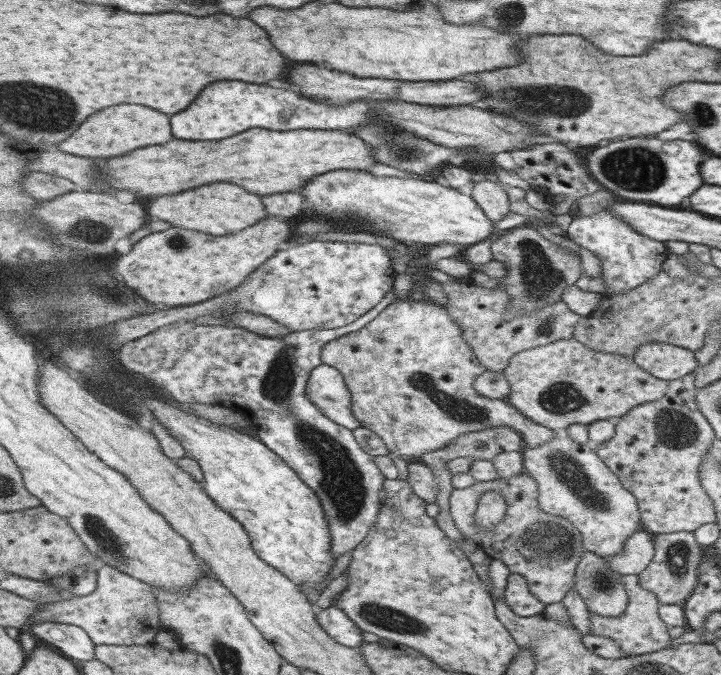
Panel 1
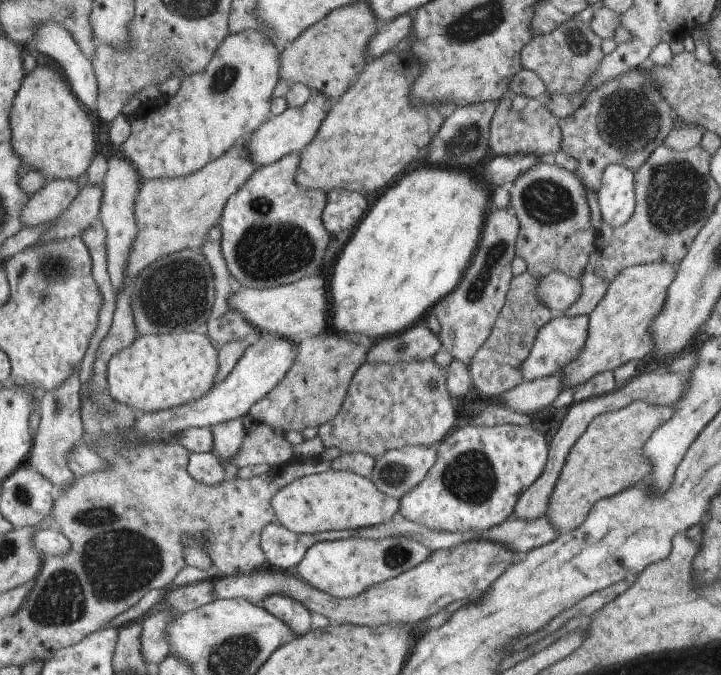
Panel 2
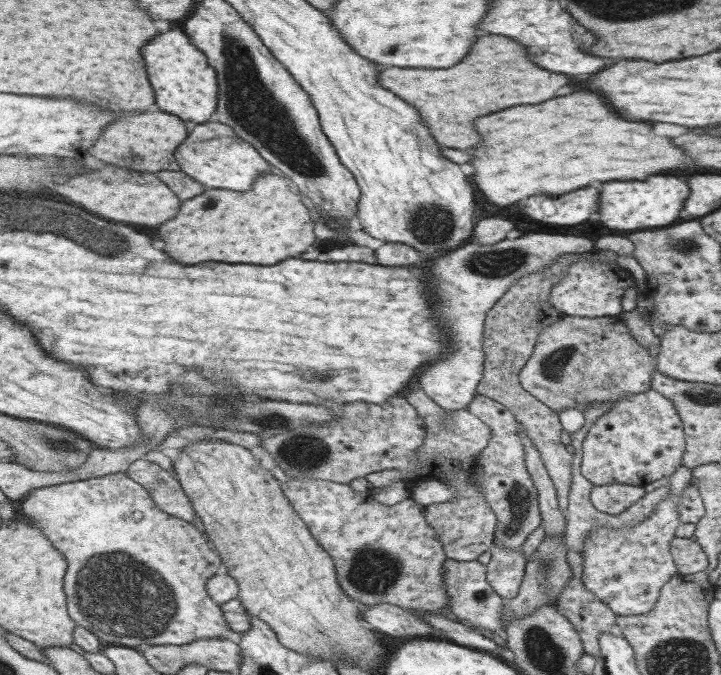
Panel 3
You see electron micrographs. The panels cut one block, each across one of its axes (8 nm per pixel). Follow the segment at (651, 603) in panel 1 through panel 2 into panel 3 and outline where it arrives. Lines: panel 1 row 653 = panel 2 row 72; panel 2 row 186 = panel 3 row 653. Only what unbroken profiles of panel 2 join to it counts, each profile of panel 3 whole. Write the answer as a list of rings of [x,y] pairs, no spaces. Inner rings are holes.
[[[579,550],[567,552],[567,564],[571,568],[571,578],[569,578],[569,584],[563,586],[561,594],[555,598],[555,606],[559,608],[559,612],[565,618],[569,618],[569,622],[573,622],[573,628],[579,632],[581,642],[585,644],[585,654],[591,654],[593,658],[597,658],[601,654],[599,636],[601,634],[613,634],[613,632],[617,632],[615,614],[611,612],[611,608],[605,602],[601,602],[597,596],[593,596],[585,588],[585,584],[583,584],[583,558],[581,558]]]

